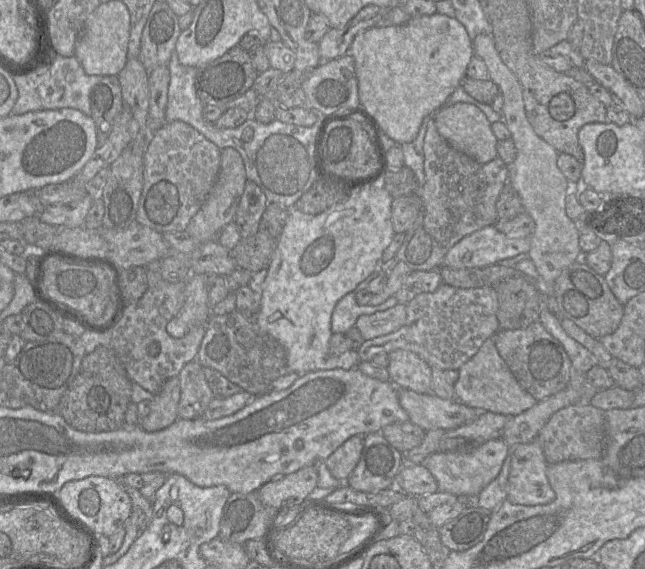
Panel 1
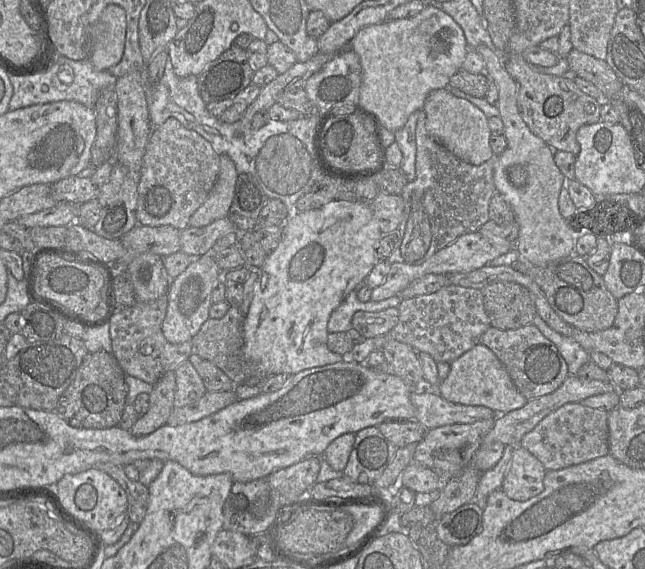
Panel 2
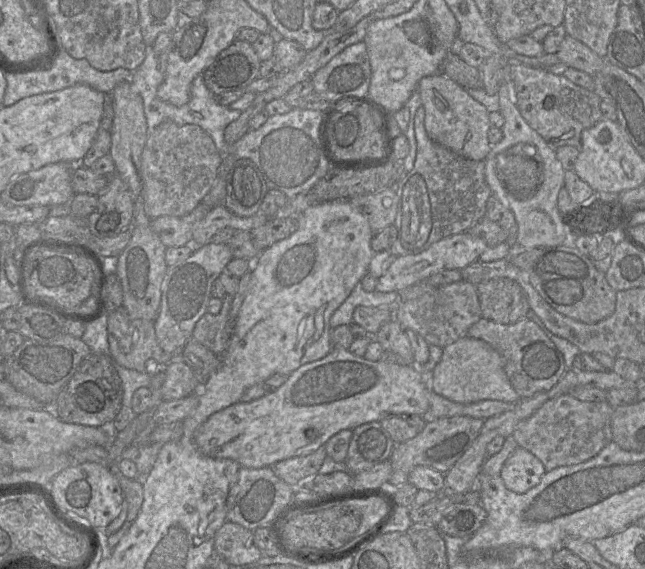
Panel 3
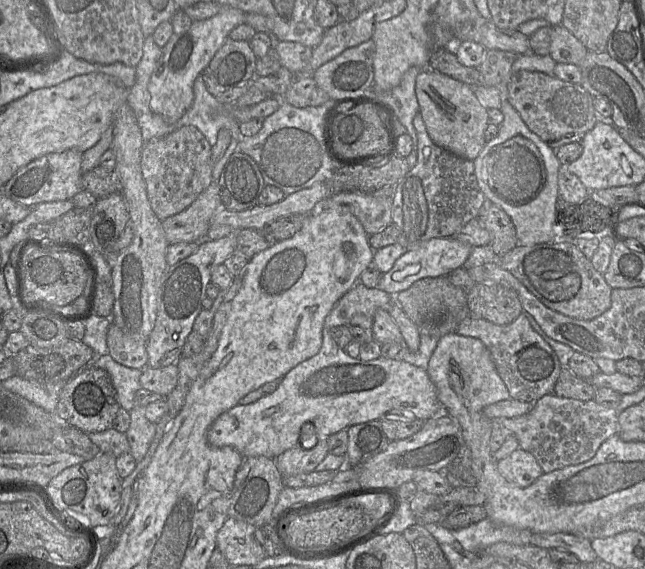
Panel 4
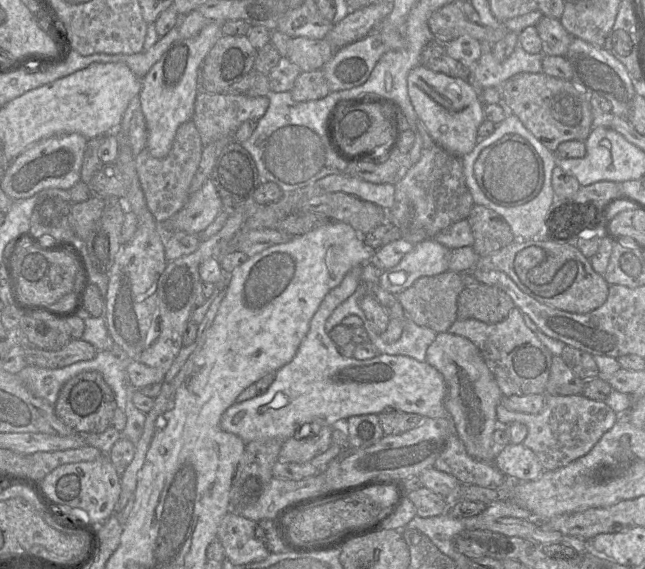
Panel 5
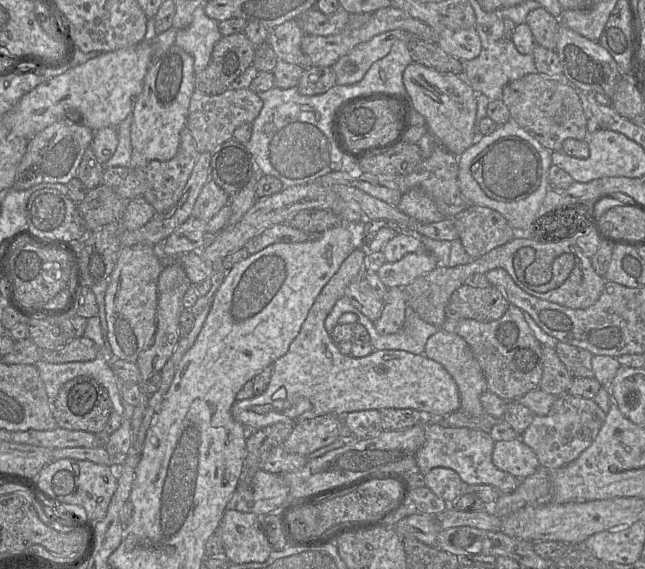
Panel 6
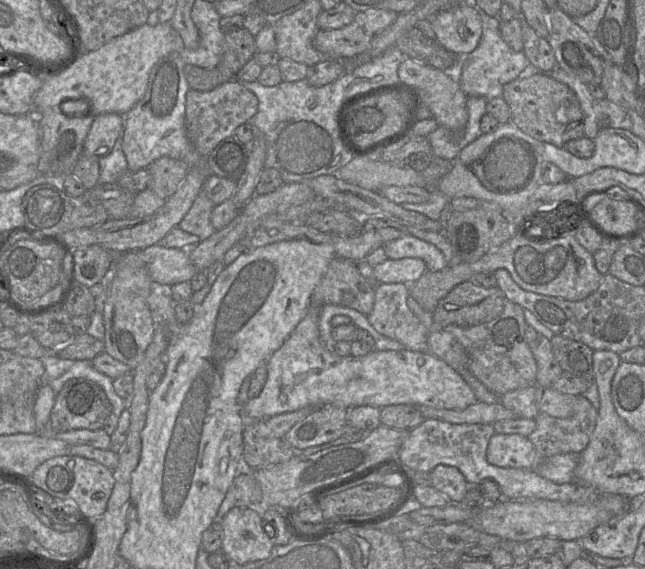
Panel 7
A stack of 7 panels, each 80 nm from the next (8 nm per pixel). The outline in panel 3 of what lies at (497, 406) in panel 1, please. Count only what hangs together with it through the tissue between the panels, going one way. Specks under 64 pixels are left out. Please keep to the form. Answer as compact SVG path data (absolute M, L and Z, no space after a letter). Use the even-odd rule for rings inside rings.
M469 336L443 348L441 360L428 376L428 382L434 393L462 404L483 400L517 403L521 399L509 381L500 354L489 343Z

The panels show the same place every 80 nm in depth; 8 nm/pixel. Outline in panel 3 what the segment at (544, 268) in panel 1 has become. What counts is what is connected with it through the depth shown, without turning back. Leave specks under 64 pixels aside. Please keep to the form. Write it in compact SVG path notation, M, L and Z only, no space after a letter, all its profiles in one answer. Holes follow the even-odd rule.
M509 75L501 86L499 93L500 112L505 123L501 128L502 140L493 145L485 159L486 181L496 196L515 215L518 224L517 244L526 249L537 247L554 247L560 245L575 246L569 241L569 228L564 224L558 208L558 194L564 187L565 170L556 157L556 149L550 147L546 141L525 121L517 104L514 82Z

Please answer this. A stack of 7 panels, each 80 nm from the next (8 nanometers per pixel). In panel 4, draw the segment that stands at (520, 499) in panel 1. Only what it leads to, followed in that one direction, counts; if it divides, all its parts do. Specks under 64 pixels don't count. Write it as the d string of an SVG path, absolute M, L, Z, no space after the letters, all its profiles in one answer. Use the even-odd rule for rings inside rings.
M520 447L497 461L497 468L507 481L521 488L530 486L544 473L536 458Z

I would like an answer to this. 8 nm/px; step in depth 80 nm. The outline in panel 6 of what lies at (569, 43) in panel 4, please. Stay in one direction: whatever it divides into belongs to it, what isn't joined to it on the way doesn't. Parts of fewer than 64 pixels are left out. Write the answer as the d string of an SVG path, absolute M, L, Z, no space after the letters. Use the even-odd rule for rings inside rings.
M540 6L528 13L526 24L530 27L536 44L555 51L560 31L558 18Z

